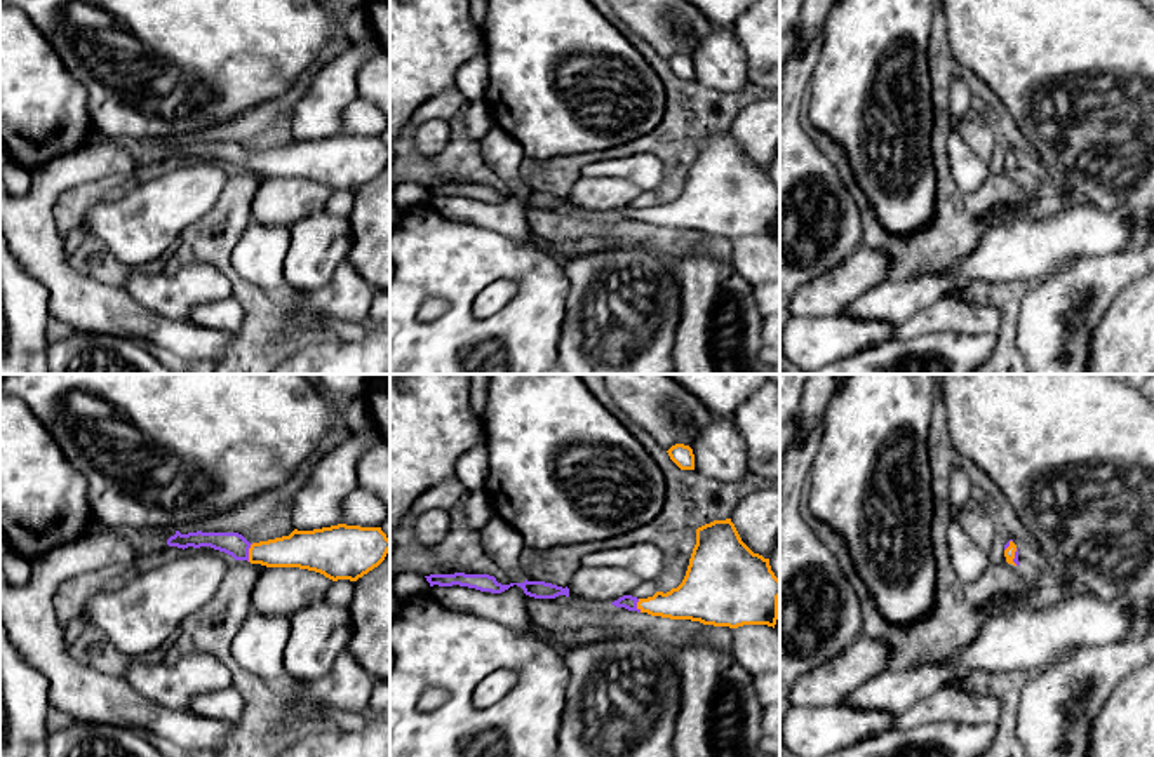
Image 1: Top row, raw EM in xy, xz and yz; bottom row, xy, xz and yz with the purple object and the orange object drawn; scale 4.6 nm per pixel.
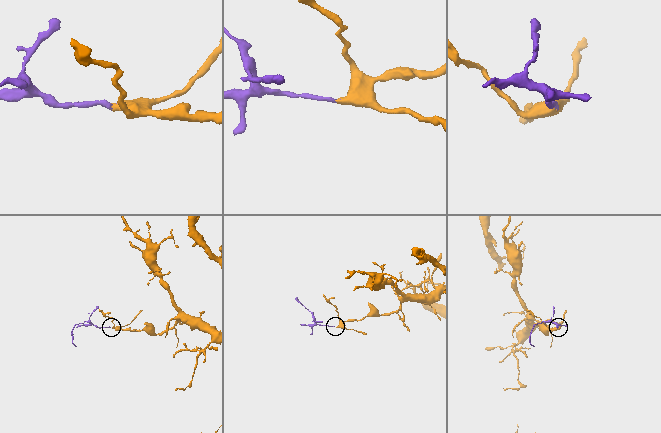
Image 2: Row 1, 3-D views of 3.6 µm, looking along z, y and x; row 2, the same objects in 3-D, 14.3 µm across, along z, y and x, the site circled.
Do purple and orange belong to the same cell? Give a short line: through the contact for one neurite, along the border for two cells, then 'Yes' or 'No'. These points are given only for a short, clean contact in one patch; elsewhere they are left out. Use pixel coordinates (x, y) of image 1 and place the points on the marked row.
Line: xy (232, 543), (248, 552), (289, 552), (301, 549). Yes

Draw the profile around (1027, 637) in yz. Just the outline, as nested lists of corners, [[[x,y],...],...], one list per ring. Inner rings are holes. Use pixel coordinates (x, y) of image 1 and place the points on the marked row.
[[[1070,592],[1055,606],[1016,607],[994,616],[971,644],[936,661],[884,670],[842,703],[902,715],[935,691],[949,687],[954,679],[964,680],[975,672],[1032,670],[1079,646],[1124,642],[1130,628],[1130,599],[1102,600],[1093,593]]]

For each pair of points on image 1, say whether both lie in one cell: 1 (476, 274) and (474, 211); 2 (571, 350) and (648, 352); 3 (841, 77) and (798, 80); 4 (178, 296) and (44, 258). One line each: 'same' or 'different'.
1: different
2: same
3: different
4: different

